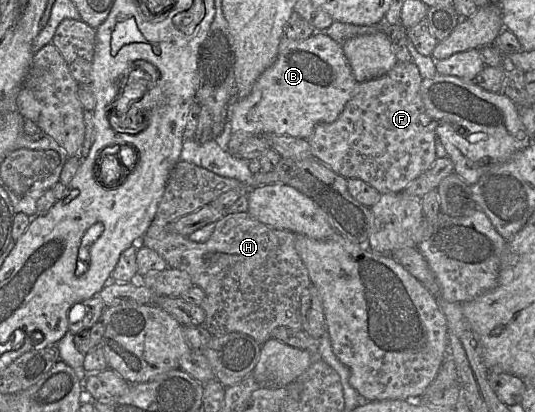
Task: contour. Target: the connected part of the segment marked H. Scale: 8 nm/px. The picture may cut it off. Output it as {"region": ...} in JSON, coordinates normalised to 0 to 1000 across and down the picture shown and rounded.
{"region":[[[447,515],[419,522],[404,539],[402,556],[396,570],[383,587],[361,587],[350,573],[323,566],[314,558],[310,544],[316,541],[299,541],[295,536],[288,536],[264,578],[260,592],[292,609],[310,633],[314,650],[346,658],[355,670],[361,692],[374,697],[381,706],[383,721],[374,738],[374,745],[383,757],[381,794],[396,816],[413,816],[426,808],[445,806],[471,818],[482,835],[490,837],[495,828],[508,820],[508,806],[518,794],[564,799],[561,760],[563,716],[566,706],[581,692],[581,680],[576,655],[551,602],[553,568],[550,563],[503,551],[469,527],[464,515]]]}

